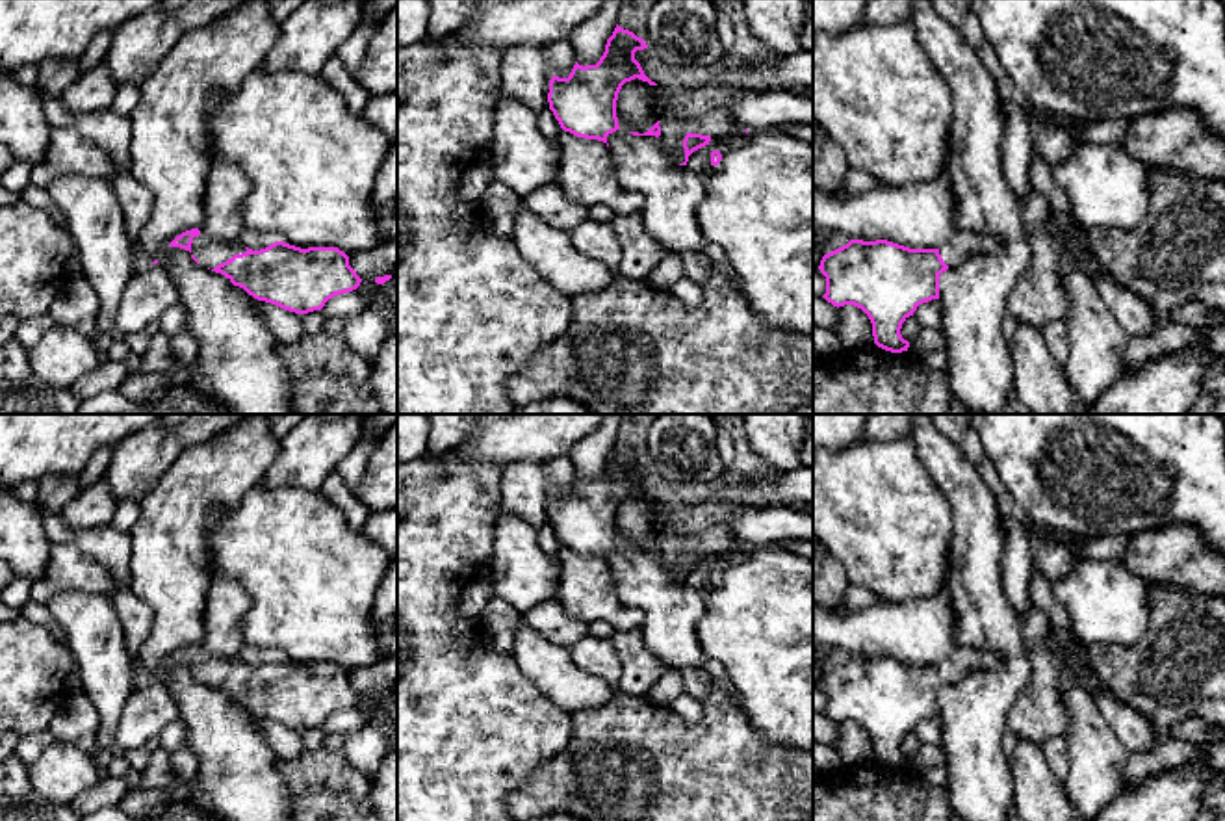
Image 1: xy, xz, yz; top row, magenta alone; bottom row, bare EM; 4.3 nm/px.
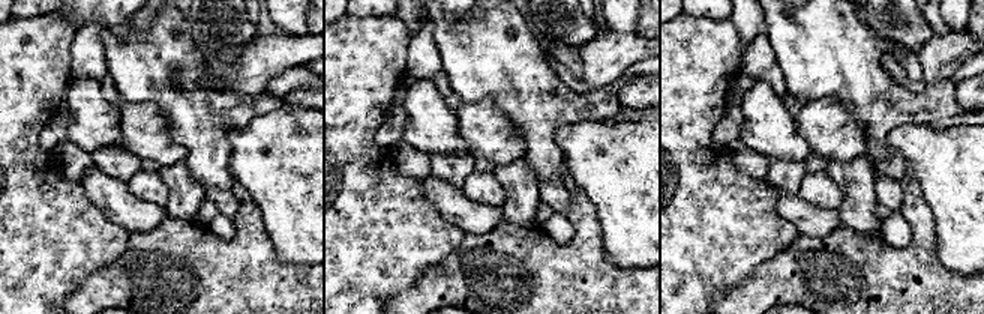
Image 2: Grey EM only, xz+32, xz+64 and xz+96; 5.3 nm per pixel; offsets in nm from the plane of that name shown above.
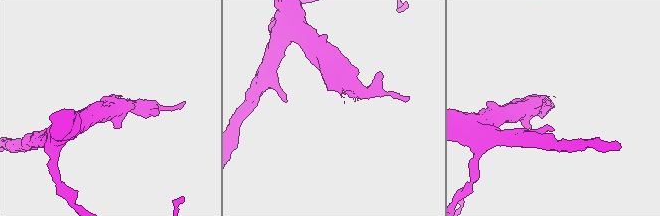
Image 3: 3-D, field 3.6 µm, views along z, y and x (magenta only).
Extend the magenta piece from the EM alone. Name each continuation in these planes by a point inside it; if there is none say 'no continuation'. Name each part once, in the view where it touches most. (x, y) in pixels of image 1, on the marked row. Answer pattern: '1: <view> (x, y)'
1: xy (208, 253)

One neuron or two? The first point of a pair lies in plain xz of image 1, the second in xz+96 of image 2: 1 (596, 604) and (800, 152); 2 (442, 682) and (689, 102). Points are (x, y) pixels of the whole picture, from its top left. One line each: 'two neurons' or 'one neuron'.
1: two neurons
2: one neuron

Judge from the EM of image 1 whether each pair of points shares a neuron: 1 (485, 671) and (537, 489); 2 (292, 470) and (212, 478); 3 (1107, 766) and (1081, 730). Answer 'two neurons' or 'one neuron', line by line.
1: two neurons
2: two neurons
3: one neuron

